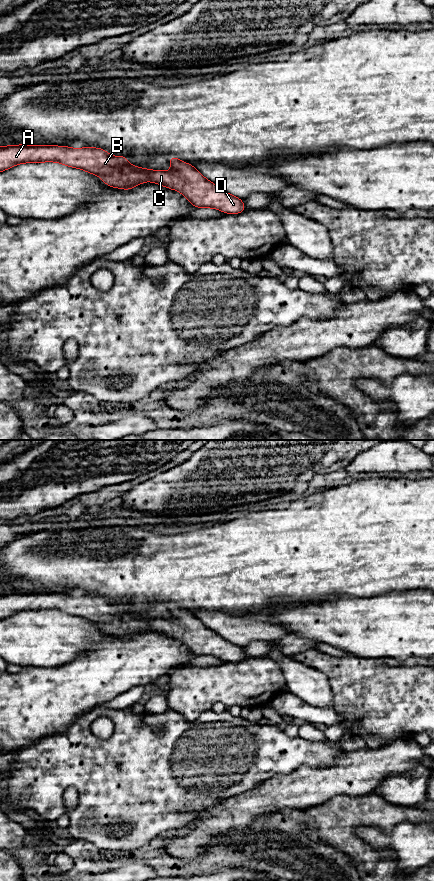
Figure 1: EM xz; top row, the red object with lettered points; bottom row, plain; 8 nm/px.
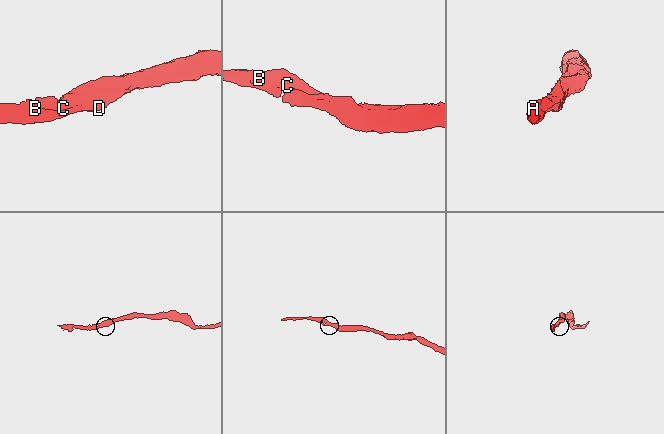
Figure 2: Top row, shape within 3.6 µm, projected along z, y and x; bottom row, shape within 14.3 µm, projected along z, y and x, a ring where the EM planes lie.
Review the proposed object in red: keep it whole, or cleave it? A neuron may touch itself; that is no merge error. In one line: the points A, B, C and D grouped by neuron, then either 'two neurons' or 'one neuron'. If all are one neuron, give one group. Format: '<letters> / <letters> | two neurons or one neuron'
A B C D | one neuron

